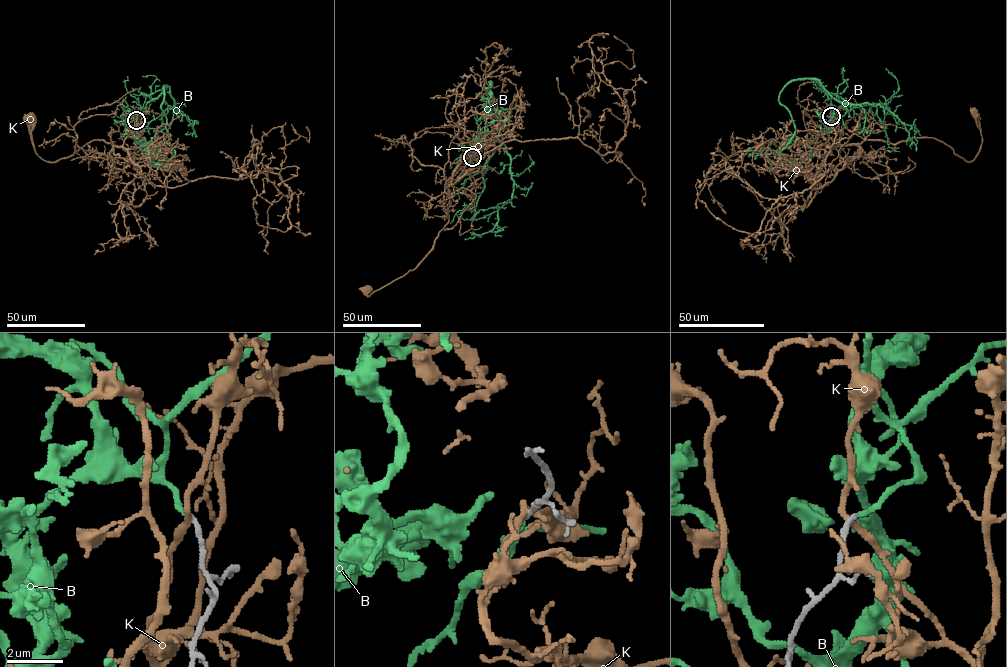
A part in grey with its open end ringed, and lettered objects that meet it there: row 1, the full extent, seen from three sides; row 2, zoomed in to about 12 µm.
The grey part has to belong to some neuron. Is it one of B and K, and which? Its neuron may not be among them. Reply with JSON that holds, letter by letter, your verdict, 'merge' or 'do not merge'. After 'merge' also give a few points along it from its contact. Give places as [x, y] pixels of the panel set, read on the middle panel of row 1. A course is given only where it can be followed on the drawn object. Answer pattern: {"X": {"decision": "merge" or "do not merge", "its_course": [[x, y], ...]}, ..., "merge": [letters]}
{"B": {"decision": "merge", "its_course": [[472, 158], [501, 141], [497, 110], [503, 125], [511, 110], [491, 106], [485, 138], [476, 138], [457, 164]]}, "K": {"decision": "do not merge"}, "merge": ["B"]}

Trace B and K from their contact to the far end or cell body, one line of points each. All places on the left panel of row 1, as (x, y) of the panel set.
B: (136, 120), (145, 96), (166, 86), (175, 154), (164, 164), (128, 130), (130, 114), (121, 117)
K: (136, 120), (121, 146), (93, 140), (67, 157), (48, 162), (35, 150), (29, 116)

